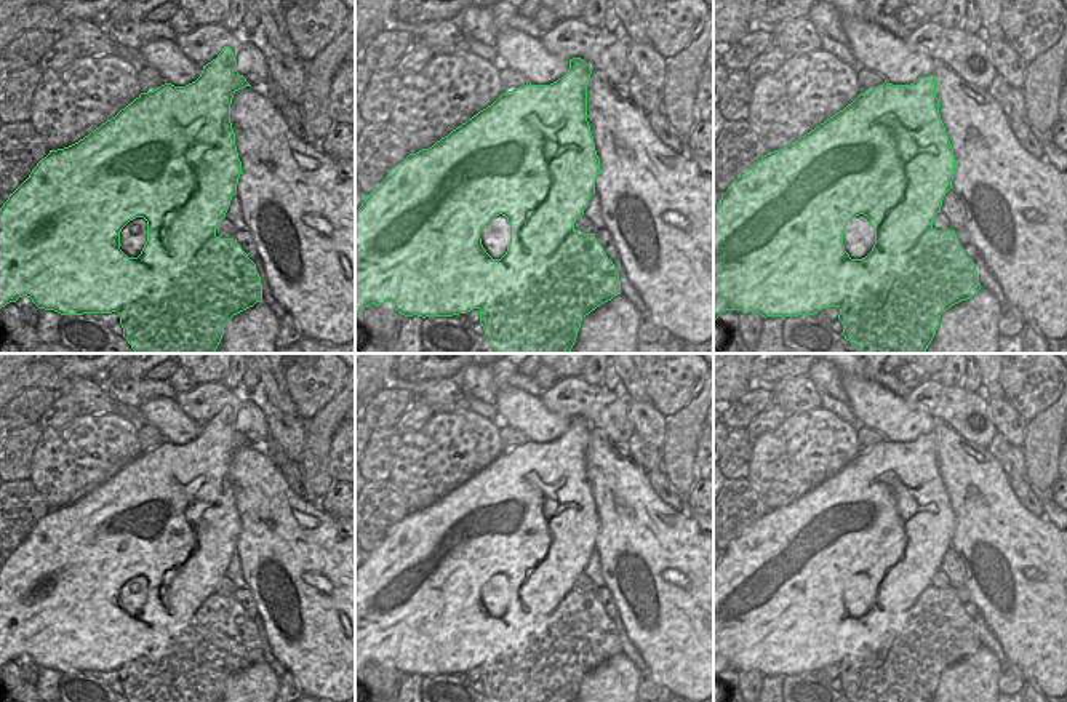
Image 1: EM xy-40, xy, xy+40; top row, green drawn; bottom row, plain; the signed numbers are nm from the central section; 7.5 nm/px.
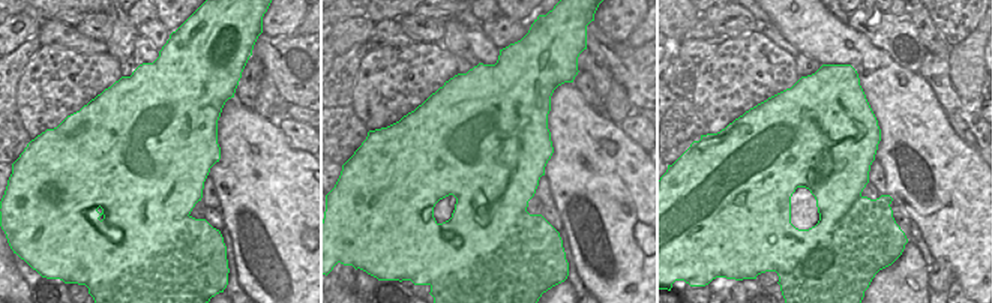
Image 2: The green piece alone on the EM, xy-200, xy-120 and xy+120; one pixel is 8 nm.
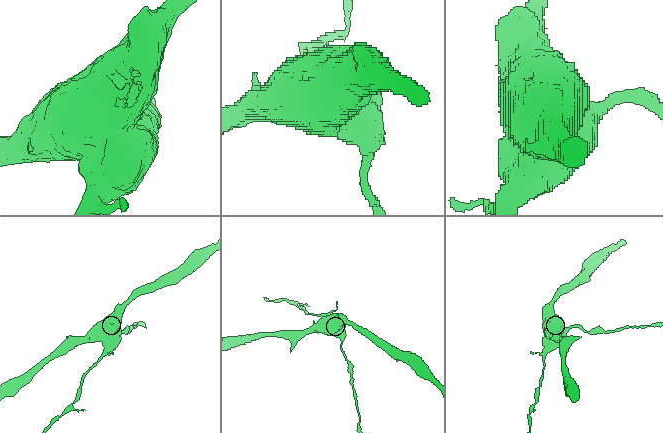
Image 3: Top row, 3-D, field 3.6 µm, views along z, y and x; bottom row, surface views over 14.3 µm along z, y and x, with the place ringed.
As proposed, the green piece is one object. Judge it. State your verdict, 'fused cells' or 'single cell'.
fused cells

